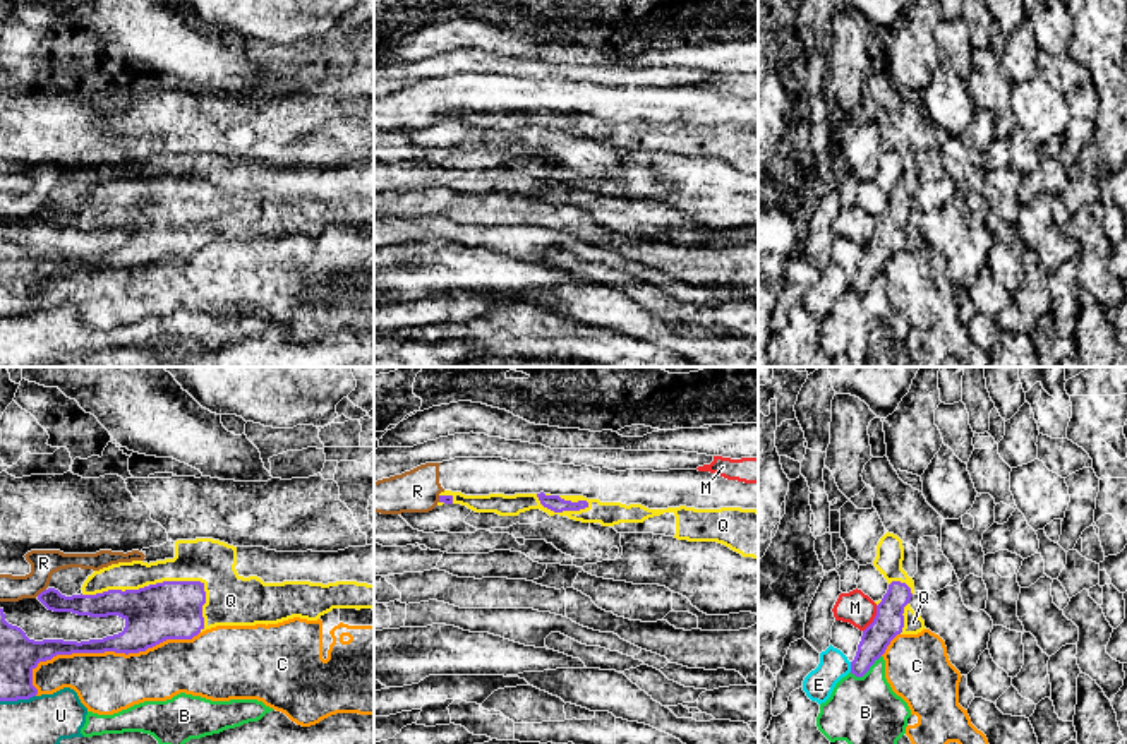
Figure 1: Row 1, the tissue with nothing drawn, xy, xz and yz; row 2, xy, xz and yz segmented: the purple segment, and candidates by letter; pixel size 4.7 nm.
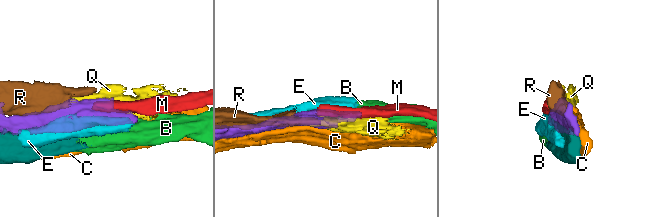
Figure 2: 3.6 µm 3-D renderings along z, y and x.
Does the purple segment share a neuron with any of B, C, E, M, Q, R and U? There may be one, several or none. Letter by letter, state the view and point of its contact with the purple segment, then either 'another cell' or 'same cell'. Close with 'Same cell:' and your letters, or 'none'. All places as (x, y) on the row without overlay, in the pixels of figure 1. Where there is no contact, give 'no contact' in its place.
B: yz (865, 288) | another cell
C: xy (103, 268) | another cell
E: yz (851, 283) | another cell
M: yz (873, 235) | another cell
Q: xy (198, 198) | same cell
R: xy (42, 208) | another cell
U: xy (18, 314) | another cell
Same cell: Q

